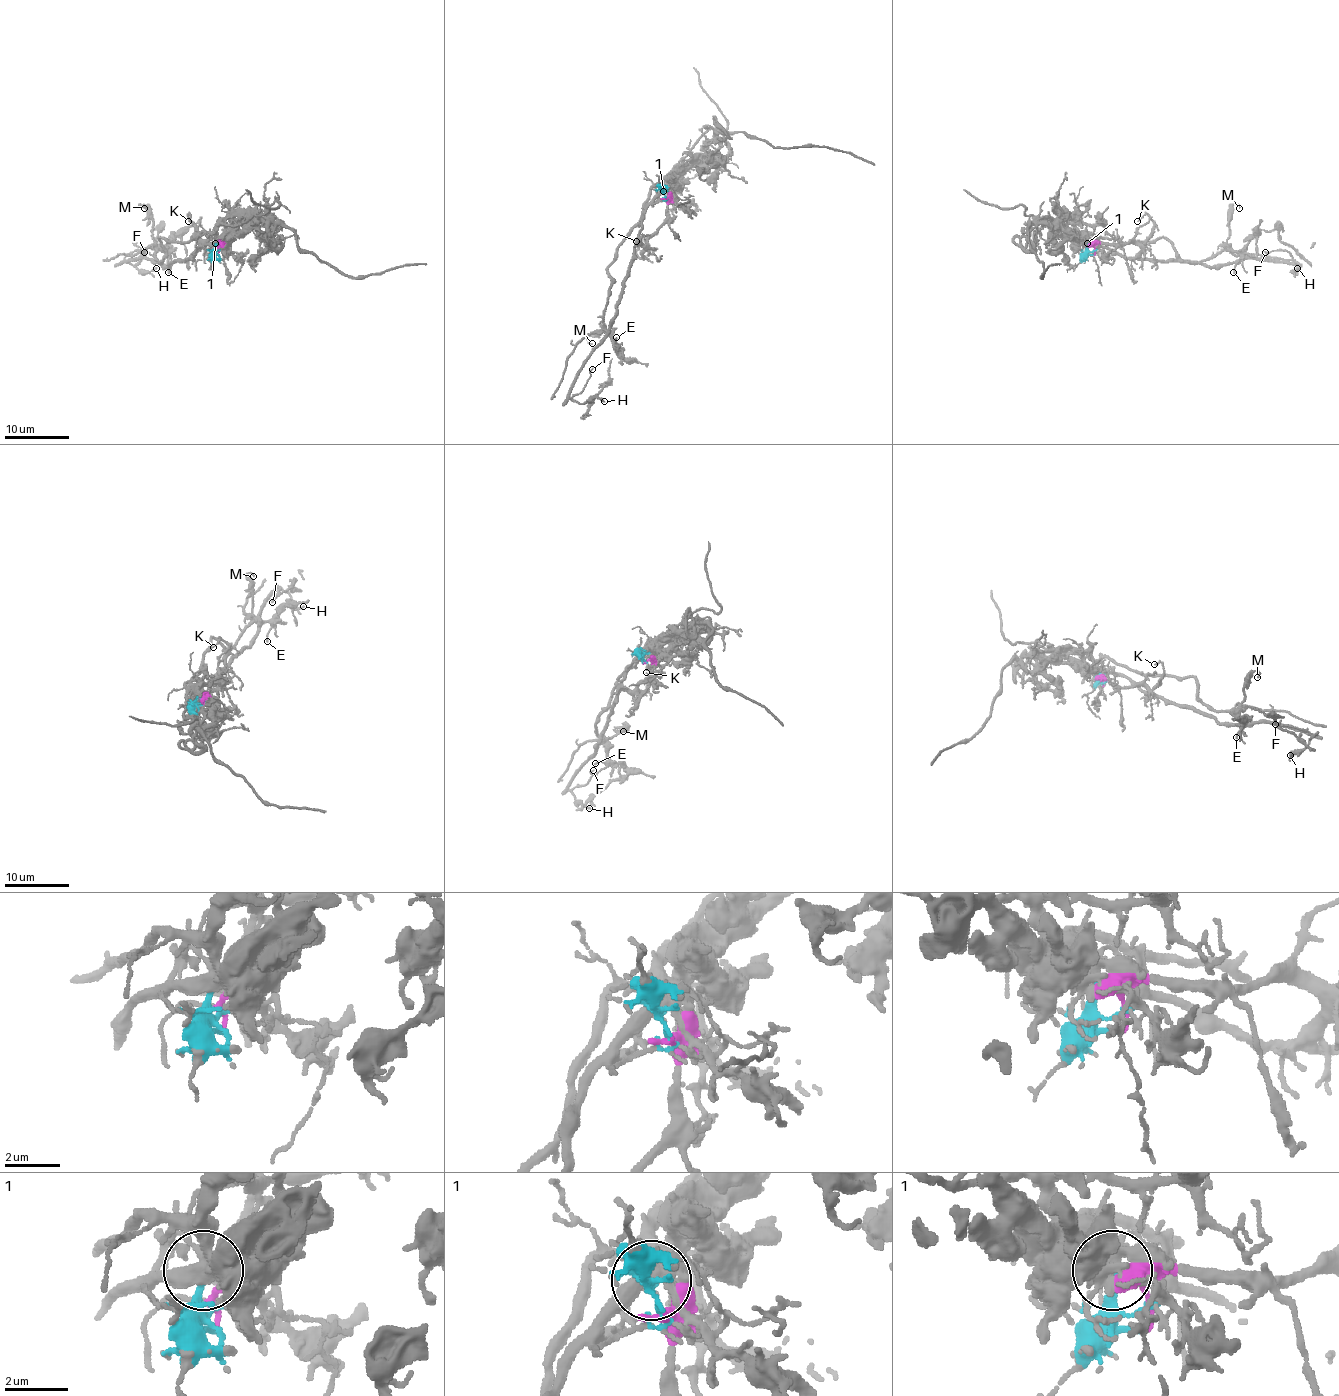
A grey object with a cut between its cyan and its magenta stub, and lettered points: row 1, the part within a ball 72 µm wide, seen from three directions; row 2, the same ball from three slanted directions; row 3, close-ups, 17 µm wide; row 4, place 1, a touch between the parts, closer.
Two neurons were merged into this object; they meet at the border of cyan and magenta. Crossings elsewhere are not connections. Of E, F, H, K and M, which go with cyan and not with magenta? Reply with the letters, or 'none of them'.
E, M

